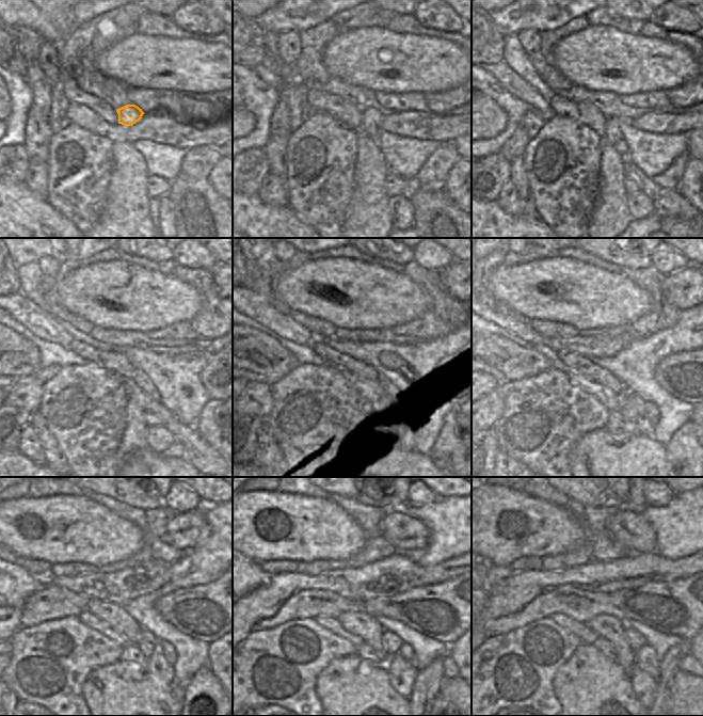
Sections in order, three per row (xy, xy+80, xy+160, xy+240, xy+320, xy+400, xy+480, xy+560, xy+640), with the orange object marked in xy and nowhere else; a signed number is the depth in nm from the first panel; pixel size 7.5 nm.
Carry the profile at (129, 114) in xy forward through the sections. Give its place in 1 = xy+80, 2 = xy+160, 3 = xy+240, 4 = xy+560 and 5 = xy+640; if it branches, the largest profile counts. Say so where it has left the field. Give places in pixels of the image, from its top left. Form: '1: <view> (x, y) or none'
1: xy+80 (370, 117)
2: xy+160 (612, 136)
3: xy+240 (141, 380)
4: xy+560 (402, 674)
5: xy+640 (643, 685)

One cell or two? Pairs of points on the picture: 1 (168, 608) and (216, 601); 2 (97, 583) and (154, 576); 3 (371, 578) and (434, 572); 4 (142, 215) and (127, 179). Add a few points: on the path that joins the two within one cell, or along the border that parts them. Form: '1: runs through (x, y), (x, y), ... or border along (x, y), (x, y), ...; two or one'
1: runs through (180, 604), (207, 605); one
2: runs through (111, 583), (140, 582); one
3: runs through (387, 573), (418, 572); one
4: runs through (133, 206), (127, 200), (127, 188); one

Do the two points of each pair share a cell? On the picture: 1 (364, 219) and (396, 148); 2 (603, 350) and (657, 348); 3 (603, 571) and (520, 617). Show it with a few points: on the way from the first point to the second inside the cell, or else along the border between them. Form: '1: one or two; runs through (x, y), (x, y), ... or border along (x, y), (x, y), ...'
1: two; border along (377, 143), (389, 170)
2: two; border along (634, 338), (626, 347), (613, 355), (600, 359)
3: two; border along (549, 590), (573, 585), (598, 592)

